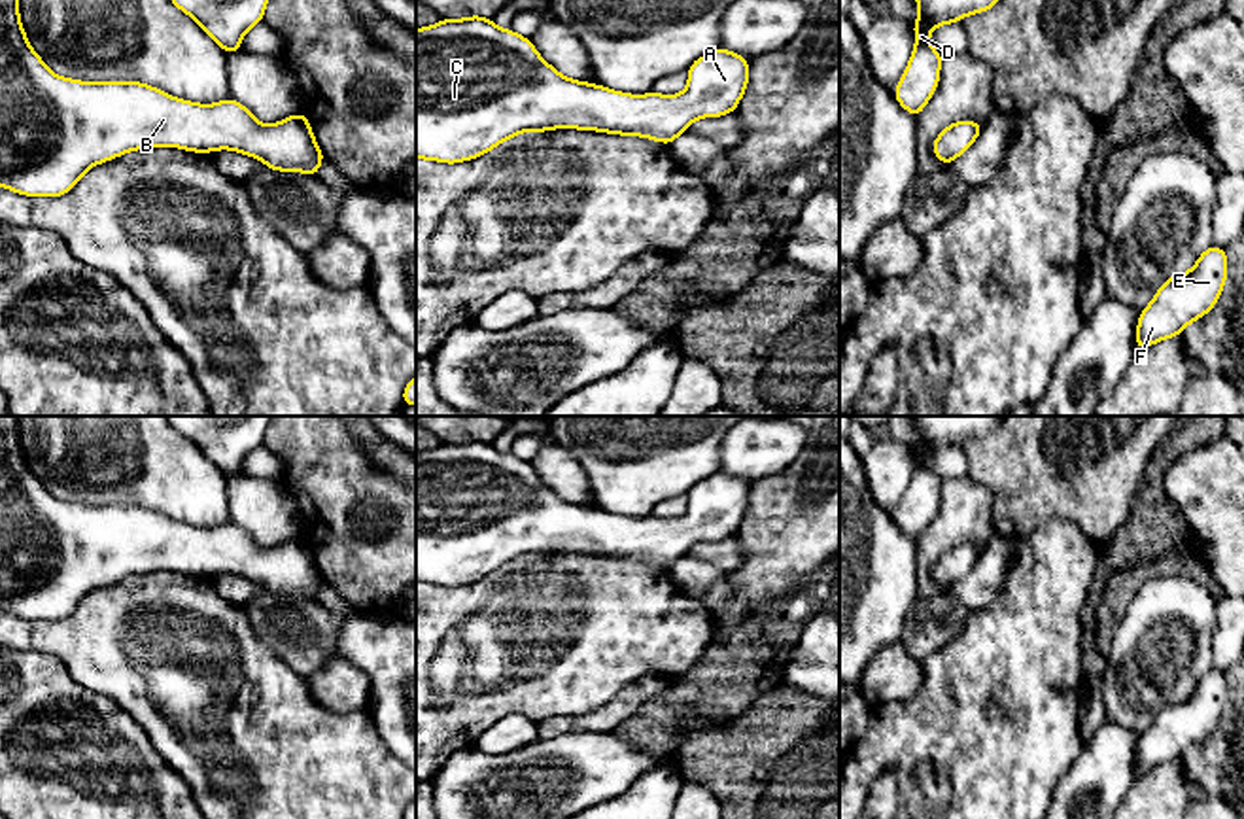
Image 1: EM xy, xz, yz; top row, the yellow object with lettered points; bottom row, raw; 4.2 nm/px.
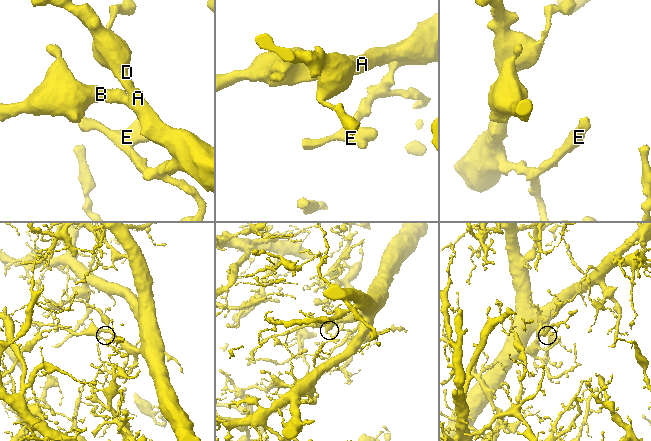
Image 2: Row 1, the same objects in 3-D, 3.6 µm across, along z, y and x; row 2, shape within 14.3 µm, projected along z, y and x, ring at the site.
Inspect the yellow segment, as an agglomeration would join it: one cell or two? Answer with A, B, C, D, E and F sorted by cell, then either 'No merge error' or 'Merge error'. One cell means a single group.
Groups: A B C D E F. No merge error

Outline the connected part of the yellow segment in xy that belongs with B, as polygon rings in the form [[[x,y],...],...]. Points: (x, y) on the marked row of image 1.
[[[0,0],[0,185],[25,197],[62,197],[95,165],[112,161],[134,149],[172,146],[195,153],[233,149],[265,163],[278,172],[304,172],[318,178],[325,155],[320,149],[308,117],[293,113],[272,125],[259,123],[234,98],[216,104],[197,104],[176,98],[142,81],[79,81],[60,78],[47,68],[32,49],[19,17],[19,0]]]

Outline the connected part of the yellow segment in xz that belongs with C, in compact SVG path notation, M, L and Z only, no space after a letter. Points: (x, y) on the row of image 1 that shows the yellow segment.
M482 15L441 19L431 26L416 28L416 159L456 165L482 157L520 132L554 129L641 136L671 146L692 121L735 113L749 85L749 62L743 55L717 47L688 66L688 85L681 95L652 91L630 95L562 76L539 55L529 38L499 28L492 19Z

